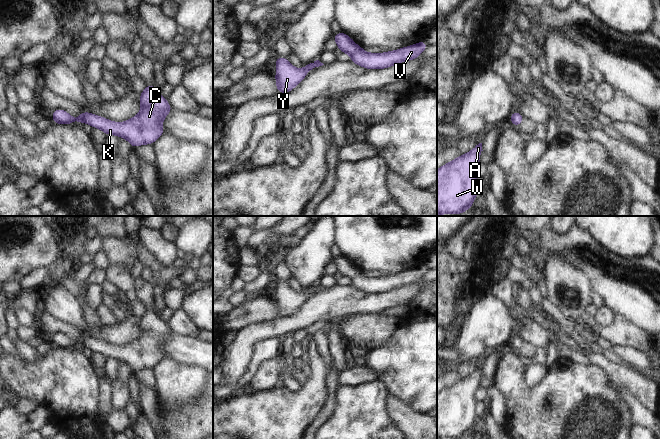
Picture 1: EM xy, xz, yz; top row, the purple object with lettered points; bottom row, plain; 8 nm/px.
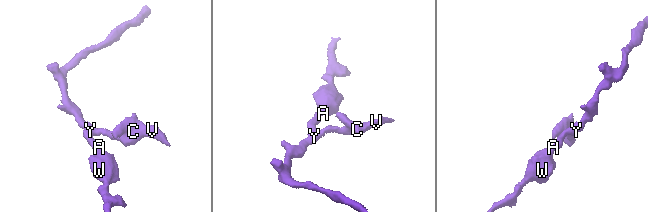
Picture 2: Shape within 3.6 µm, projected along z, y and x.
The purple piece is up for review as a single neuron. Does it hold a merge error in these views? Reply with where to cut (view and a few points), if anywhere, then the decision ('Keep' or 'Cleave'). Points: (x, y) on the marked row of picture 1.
No split. Keep.

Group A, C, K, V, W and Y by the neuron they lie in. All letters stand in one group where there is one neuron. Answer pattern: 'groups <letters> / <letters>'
groups A C K V W Y

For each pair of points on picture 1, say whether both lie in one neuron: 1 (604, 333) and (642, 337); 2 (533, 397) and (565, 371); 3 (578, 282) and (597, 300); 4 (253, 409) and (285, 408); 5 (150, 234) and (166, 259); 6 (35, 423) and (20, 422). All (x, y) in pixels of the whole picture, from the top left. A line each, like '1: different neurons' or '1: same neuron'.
1: same neuron
2: same neuron
3: different neurons
4: same neuron
5: same neuron
6: same neuron

